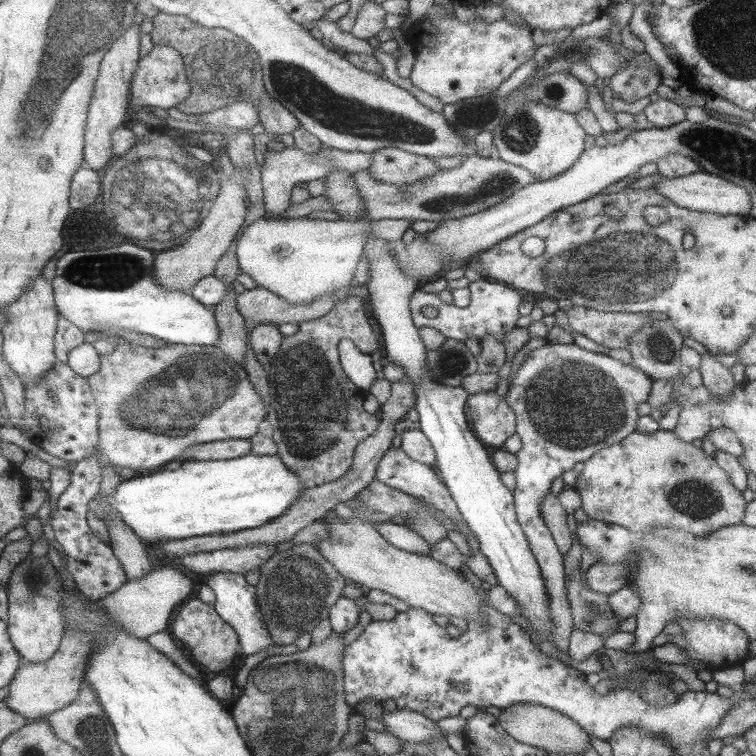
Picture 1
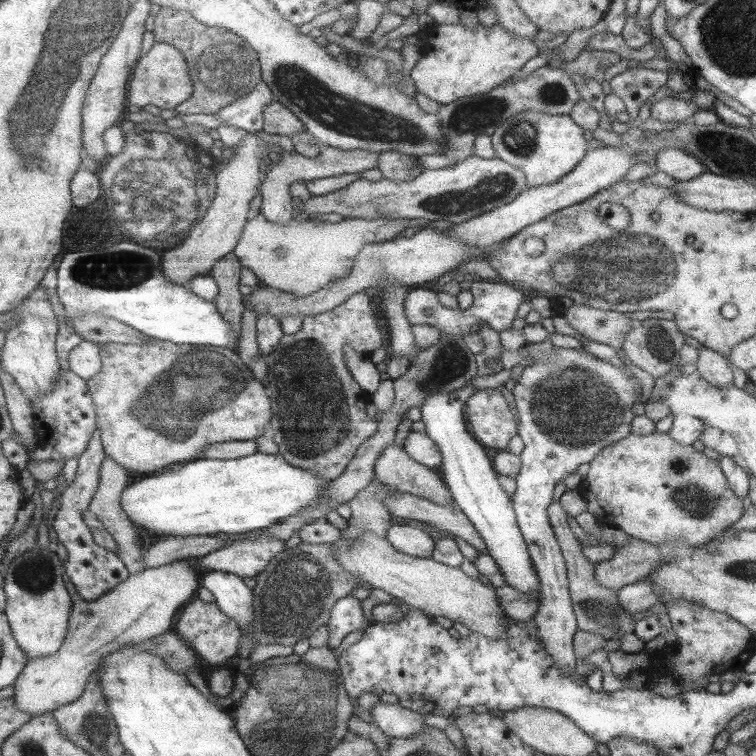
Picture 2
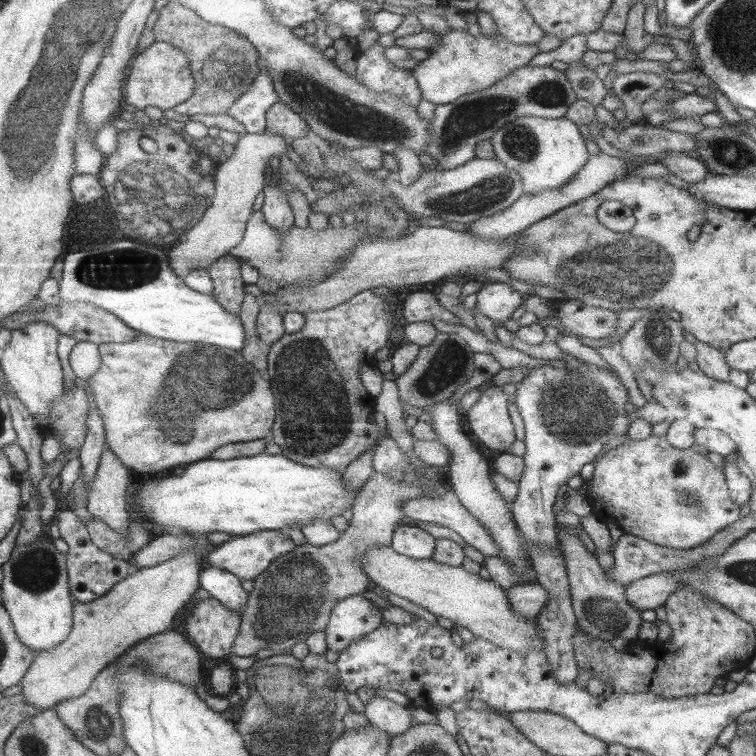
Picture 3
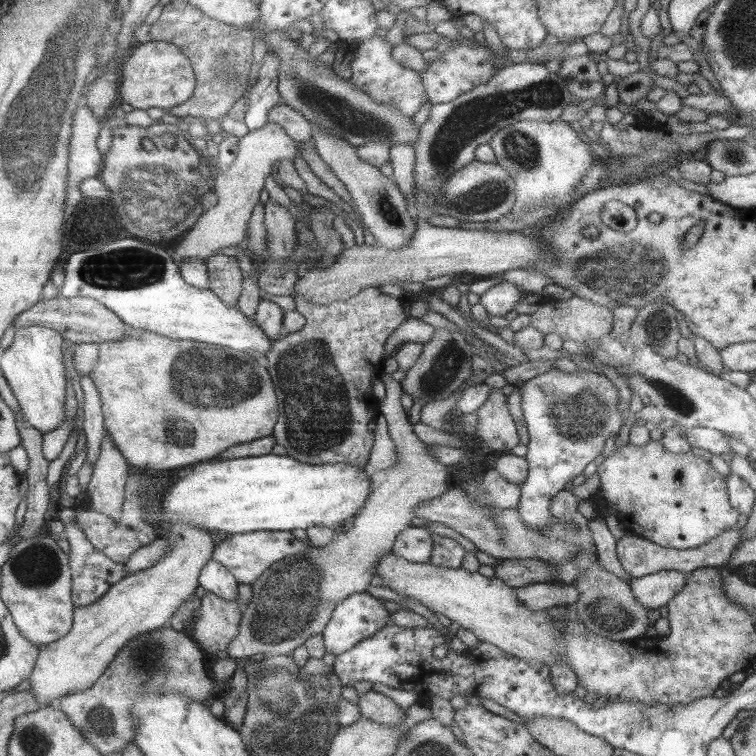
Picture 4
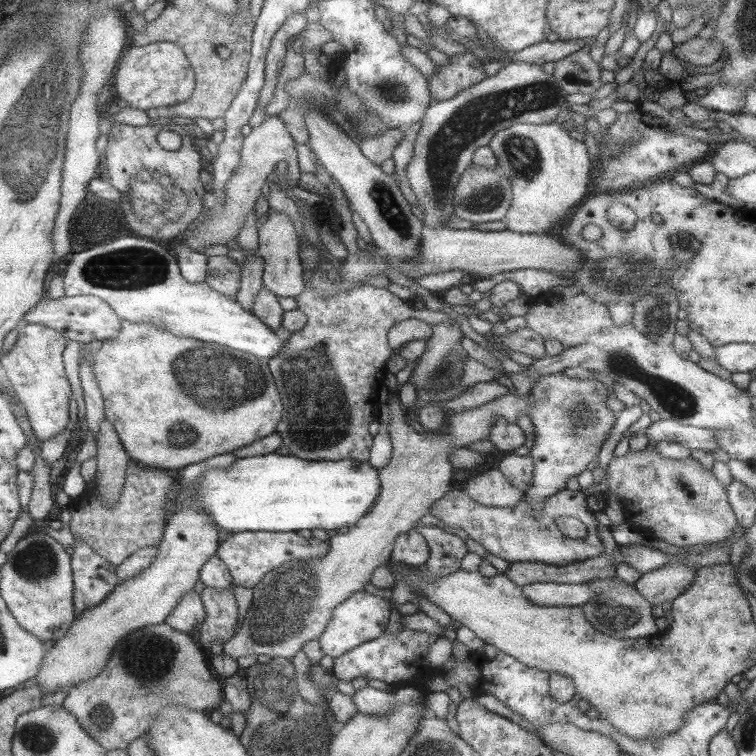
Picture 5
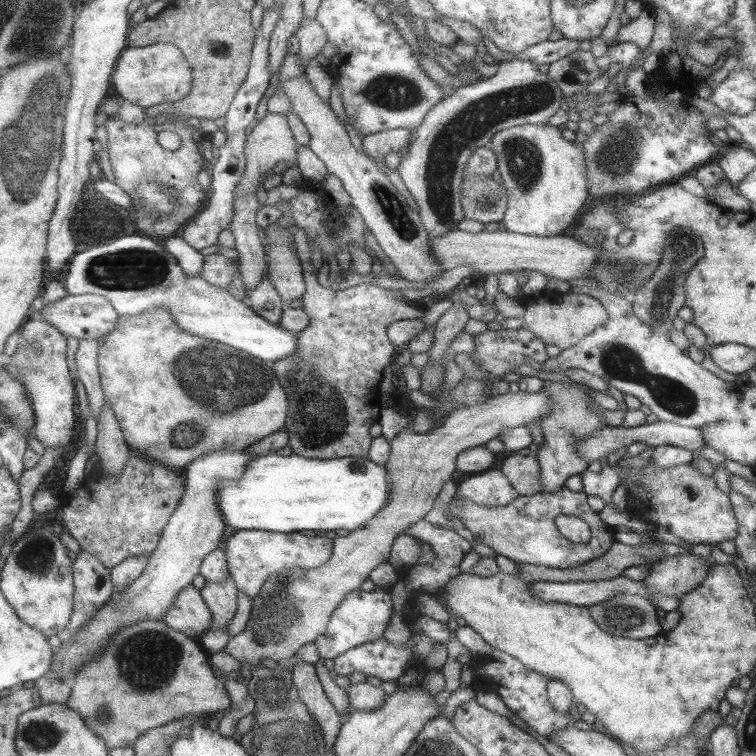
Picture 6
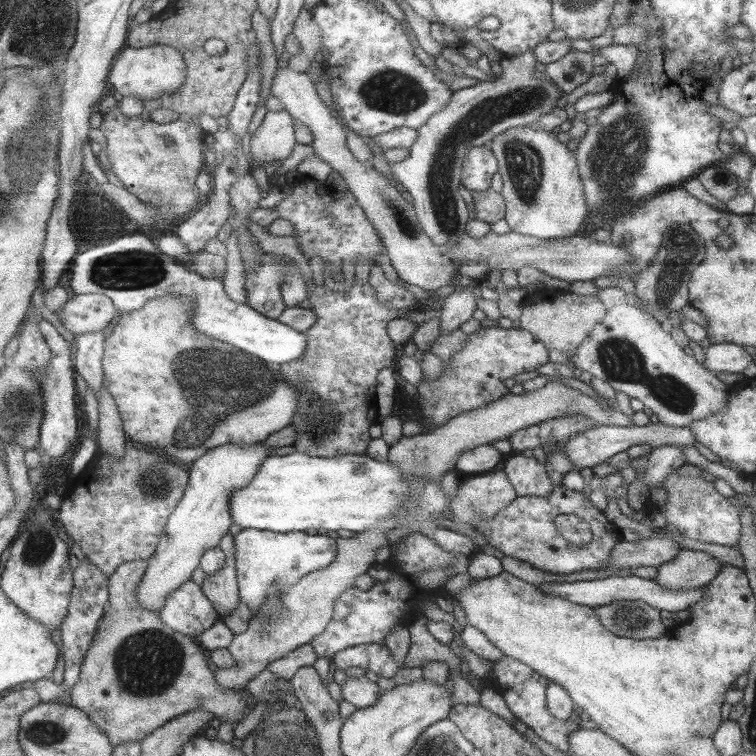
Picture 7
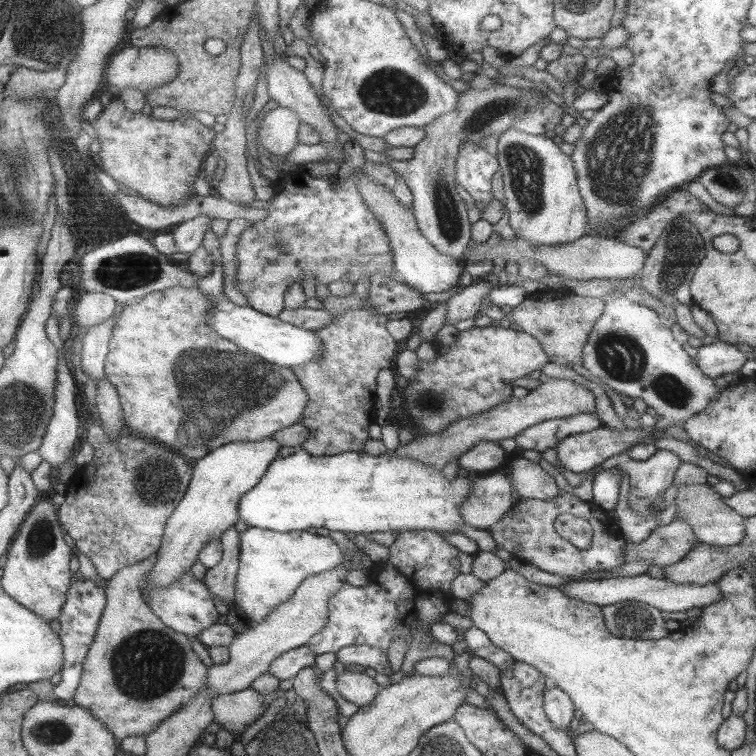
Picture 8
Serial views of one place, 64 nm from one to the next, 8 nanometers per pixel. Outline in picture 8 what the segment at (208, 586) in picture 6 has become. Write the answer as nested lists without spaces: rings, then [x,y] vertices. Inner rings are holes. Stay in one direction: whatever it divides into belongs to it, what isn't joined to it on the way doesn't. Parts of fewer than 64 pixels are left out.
[[[230,528],[222,534],[223,560],[206,571],[204,580],[212,595],[217,595],[230,607],[237,605],[237,579],[240,569],[241,534],[237,528]]]

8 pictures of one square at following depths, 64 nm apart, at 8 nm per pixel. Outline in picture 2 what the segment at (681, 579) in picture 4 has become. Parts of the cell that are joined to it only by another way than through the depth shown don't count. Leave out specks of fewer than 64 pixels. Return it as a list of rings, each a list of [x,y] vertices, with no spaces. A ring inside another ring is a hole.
[[[641,579],[626,584],[615,593],[618,604],[631,615],[636,612],[647,611],[660,600],[660,596],[655,593],[655,587],[649,579]]]

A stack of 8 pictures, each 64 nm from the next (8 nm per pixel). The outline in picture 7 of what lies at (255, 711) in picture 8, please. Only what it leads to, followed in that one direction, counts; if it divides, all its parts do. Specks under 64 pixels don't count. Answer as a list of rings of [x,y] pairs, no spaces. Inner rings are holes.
[[[145,558],[123,563],[115,570],[115,574],[109,577],[110,607],[102,618],[100,630],[86,654],[79,682],[73,686],[72,705],[89,713],[95,724],[111,737],[111,743],[115,746],[142,741],[151,732],[171,722],[171,719],[197,707],[203,707],[221,722],[233,720],[233,724],[237,726],[251,712],[247,697],[239,691],[219,686],[215,678],[215,667],[198,639],[167,626],[159,613],[145,609],[138,600],[137,588],[145,576],[147,564],[148,560]]]

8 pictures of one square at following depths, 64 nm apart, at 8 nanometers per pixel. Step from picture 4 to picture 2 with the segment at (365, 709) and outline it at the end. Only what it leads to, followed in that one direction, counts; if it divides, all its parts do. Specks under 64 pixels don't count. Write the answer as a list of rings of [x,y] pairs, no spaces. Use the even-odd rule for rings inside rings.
[[[379,700],[373,705],[370,714],[376,725],[391,737],[408,739],[421,733],[427,725],[420,712],[405,708],[399,702],[387,704]]]

